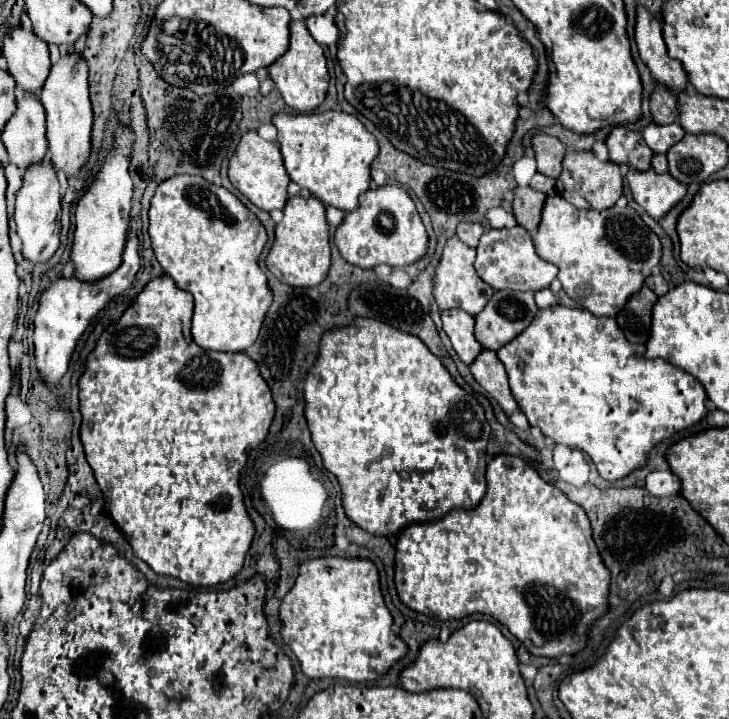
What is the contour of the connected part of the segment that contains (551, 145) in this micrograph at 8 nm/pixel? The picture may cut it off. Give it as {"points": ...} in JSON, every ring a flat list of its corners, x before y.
{"points":[[537,134,533,136,533,148,537,158,537,170,549,178,559,178,563,158,567,154,565,144,559,138]]}

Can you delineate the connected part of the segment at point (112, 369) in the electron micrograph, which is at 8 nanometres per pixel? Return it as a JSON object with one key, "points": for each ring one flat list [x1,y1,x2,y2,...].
{"points":[[161,276,151,280,145,290,135,298,135,302,127,308,127,312,111,324,103,336,99,338,95,350,87,356,87,368,79,378,79,408,83,414,81,424,81,442,85,448,85,456,89,466,95,472,95,480,105,494,105,502,111,518,123,530,137,558,147,562,151,570,157,574,175,576,191,586,215,586,231,580,245,562,245,554,251,548,255,538,255,524,249,518,243,502,243,492,239,488,239,474,247,464,247,456,251,448,257,448,269,434,269,428,275,418,275,400,267,382,259,374,259,366,247,358,247,354,223,354,213,350,203,350,191,338,191,314,193,314,193,298,185,290,177,288,173,278]]}

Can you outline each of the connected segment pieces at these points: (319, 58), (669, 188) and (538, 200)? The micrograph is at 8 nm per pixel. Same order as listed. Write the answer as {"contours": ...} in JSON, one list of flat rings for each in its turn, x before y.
{"contours":[[[299,14,293,16,291,22,291,44,289,50,273,62,269,68,269,76,273,78,277,90,281,92,285,104,299,112,313,112,325,98,329,88,329,70,327,70,327,58,323,54,323,48,311,38,305,18,299,18]],[[631,168,627,182,633,192,633,200,643,206,655,222,659,222,687,194,687,188,671,174,657,174,653,170,637,172]],[[517,188,513,194,513,214,517,218,517,224,529,230,531,236,535,236,545,206,545,194,531,188]]]}

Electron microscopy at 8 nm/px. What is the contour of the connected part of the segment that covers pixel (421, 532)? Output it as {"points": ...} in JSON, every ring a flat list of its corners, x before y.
{"points":[[495,456,489,464,487,464,487,494,481,502,481,506,473,508,473,510,453,510,451,514,447,514,445,518,437,520,437,522,429,522,429,524,411,524,407,526,407,530,403,530,399,534,399,542,397,542,397,556,395,556,395,586,397,586,397,594,399,598,403,596,403,604,409,606,415,612,421,614,433,614,441,620,461,620,465,616,471,614,485,614,495,618,497,622,505,624,513,636,517,636,525,648,535,654,535,656,547,656,547,658,559,658,563,654,577,654,581,652,587,642,589,642,589,630,591,626,607,614,607,590,611,584,611,574,607,572,607,566,603,564,603,558,593,542,593,532,591,532,591,524,589,518,585,514,585,510,571,502,559,488,555,488,553,484,545,482,537,470,533,470,531,466,527,466,521,458,517,456]]}

